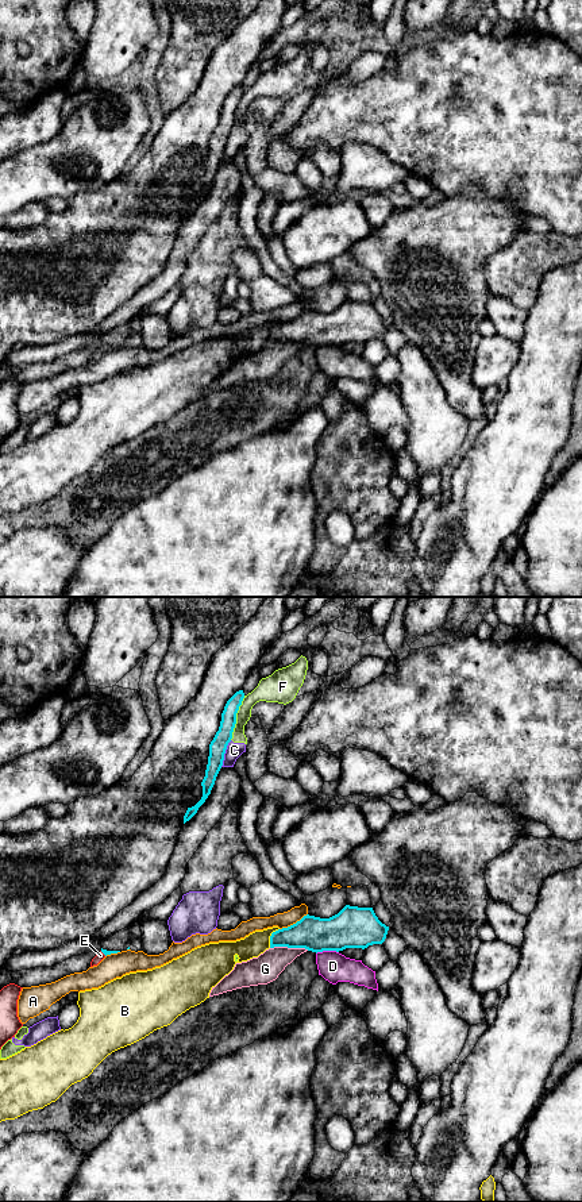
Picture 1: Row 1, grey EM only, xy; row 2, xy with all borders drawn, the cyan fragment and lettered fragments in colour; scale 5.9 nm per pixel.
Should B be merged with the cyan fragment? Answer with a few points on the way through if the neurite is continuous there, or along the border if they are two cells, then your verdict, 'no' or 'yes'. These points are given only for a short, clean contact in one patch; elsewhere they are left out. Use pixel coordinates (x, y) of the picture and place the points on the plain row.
no

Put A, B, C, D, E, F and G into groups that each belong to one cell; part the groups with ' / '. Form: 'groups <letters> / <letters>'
groups A / B / C F / D / E / G

